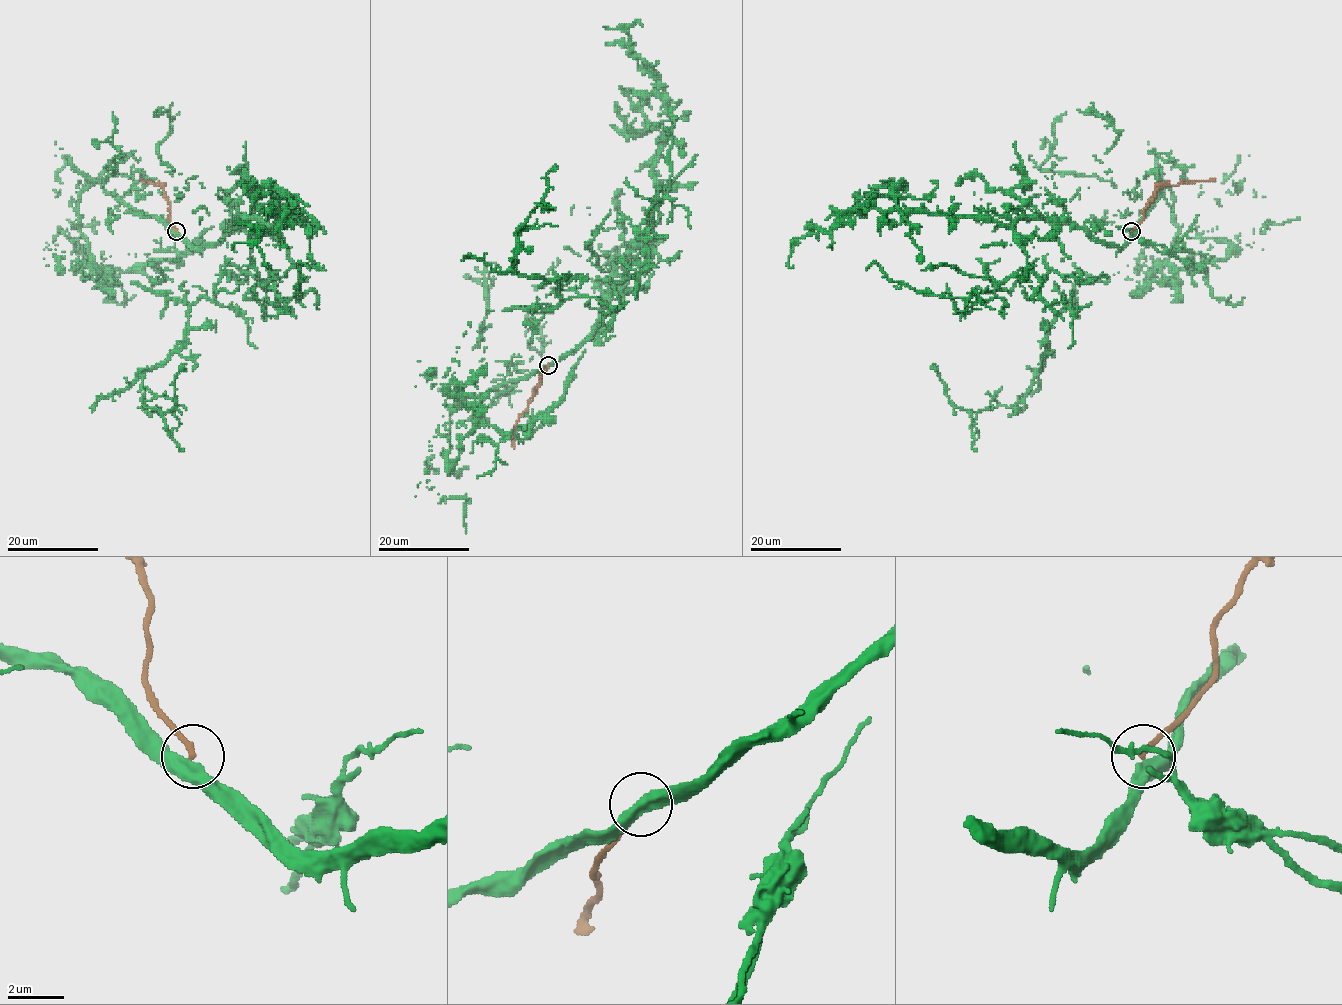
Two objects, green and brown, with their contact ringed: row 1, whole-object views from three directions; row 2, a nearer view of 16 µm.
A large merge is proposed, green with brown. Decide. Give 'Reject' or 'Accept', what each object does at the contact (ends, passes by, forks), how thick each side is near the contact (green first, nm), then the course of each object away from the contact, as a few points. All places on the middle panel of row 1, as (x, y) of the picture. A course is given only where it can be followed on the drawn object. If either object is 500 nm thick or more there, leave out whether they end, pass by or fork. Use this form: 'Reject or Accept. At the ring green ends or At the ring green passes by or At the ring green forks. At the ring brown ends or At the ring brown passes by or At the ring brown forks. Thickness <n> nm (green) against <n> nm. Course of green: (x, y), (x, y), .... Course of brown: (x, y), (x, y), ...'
Reject. At the ring green passes by. At the ring brown ends. Thickness 440 nm (green) against 200 nm. Course of green: (548, 365), (644, 238), (662, 143), (689, 163), (606, 315), (514, 268), (557, 167). Course of brown: (548, 365), (527, 409), (519, 417), (514, 428), (514, 447)

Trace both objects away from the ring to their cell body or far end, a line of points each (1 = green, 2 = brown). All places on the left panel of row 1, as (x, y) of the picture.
1: (176, 232), (212, 246), (291, 212), (317, 264), (230, 272), (144, 406), (176, 406), (185, 363)
2: (176, 232), (169, 218), (168, 198), (160, 185), (156, 186), (143, 179)

